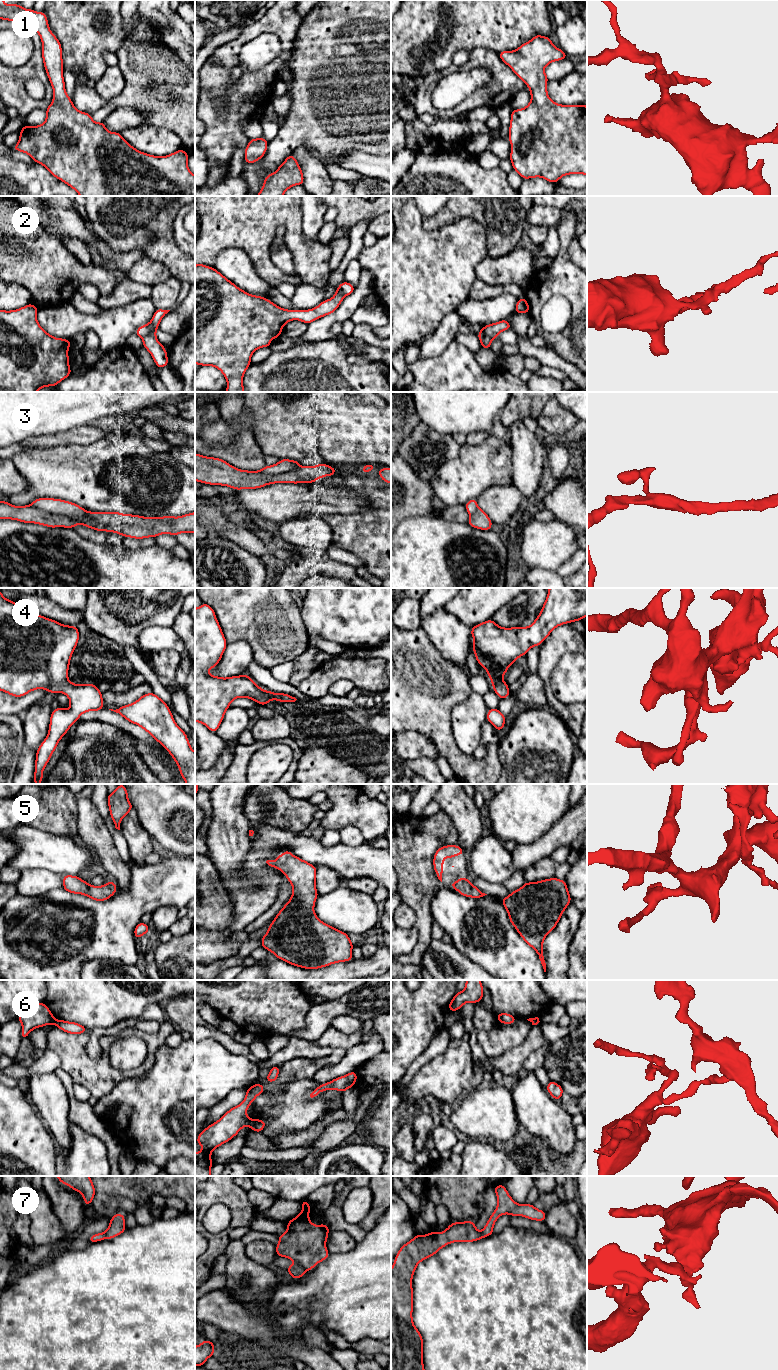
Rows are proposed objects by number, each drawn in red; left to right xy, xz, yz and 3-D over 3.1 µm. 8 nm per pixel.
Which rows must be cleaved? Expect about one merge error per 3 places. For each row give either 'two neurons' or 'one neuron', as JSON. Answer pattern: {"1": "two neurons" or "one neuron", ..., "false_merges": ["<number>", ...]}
{"1": "one neuron", "2": "two neurons", "3": "one neuron", "4": "one neuron", "5": "one neuron", "6": "two neurons", "7": "two neurons", "false_merges": ["2", "6", "7"]}

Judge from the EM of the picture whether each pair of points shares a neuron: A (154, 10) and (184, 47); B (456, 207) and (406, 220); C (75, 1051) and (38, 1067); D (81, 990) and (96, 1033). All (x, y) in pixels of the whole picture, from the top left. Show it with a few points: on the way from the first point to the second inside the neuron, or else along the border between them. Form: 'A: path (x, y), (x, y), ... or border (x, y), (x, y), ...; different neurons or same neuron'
A: path (164, 16), (172, 24), (179, 37); same neuron
B: border (422, 216), (422, 226), (427, 230), (444, 225); different neurons
C: border (47, 1048), (59, 1058), (61, 1066); different neurons
D: border (117, 1022), (107, 1027), (87, 1028); different neurons

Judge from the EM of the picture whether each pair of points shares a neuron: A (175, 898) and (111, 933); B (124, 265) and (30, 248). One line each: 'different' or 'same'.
A: same
B: different

